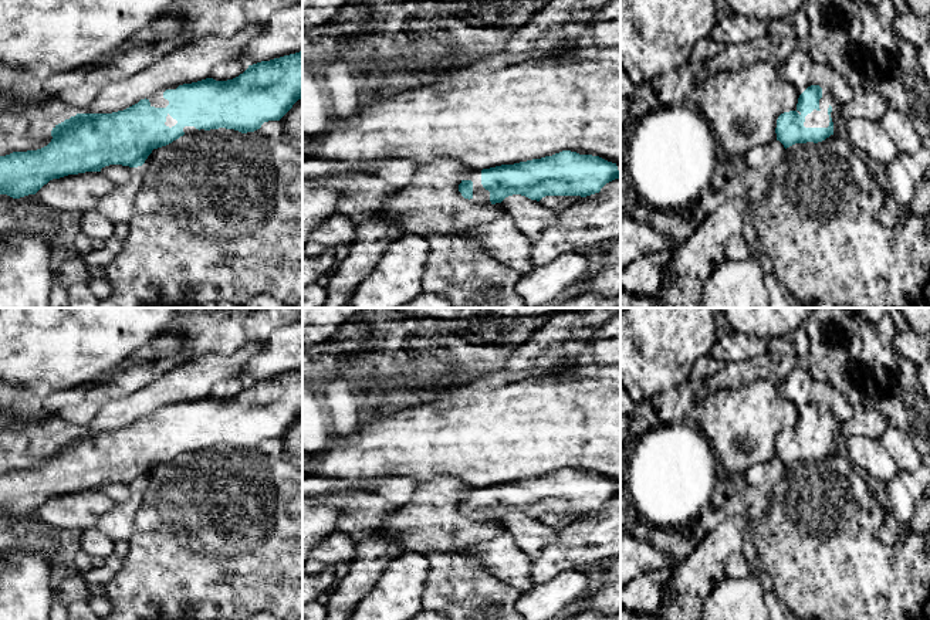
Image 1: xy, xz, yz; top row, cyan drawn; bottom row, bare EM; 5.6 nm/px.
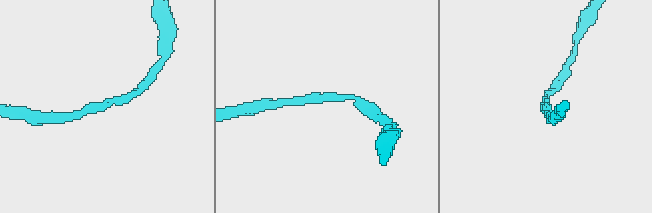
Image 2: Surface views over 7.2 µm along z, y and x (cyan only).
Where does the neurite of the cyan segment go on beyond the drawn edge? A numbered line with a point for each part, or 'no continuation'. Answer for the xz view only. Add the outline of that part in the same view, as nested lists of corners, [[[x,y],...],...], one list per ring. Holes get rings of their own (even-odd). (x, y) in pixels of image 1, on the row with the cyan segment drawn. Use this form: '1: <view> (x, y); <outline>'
1: xz (480, 196); [[[469,170],[469,173],[463,177],[463,180],[473,182],[473,197],[471,201],[477,204],[488,204],[490,201],[490,192],[486,190],[481,184],[481,170]]]

